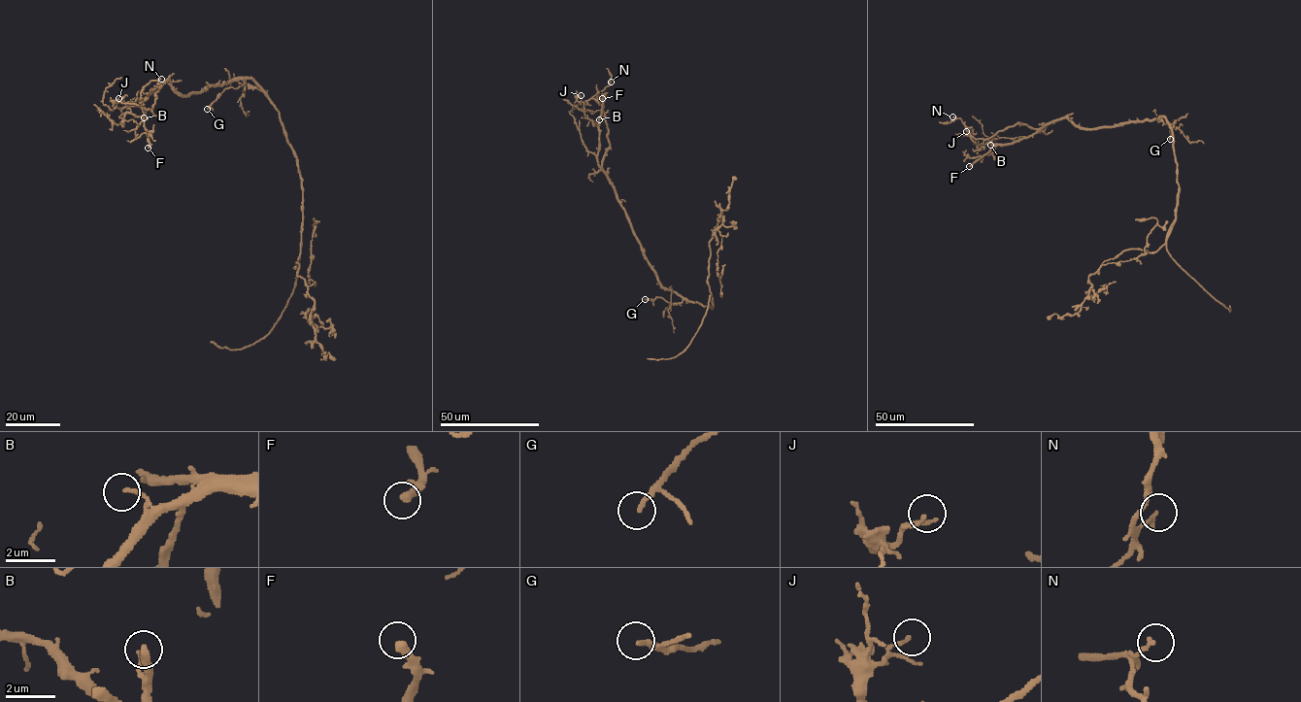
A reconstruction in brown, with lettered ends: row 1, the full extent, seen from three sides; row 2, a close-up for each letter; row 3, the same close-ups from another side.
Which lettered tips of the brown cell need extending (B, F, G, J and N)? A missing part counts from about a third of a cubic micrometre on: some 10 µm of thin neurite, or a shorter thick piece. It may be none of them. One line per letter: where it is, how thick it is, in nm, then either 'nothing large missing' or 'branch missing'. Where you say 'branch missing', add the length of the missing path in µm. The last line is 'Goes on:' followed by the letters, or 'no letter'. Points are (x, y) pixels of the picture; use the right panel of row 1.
B: at (990, 145); 150 nm thick; nothing large missing
F: at (969, 166); 340 nm thick; branch missing; about 30 µm are missing
G: at (1170, 139); 190 nm thick; branch missing; about 10 µm are missing
J: at (966, 131); 140 nm thick; nothing large missing
N: at (952, 116); 160 nm thick; nothing large missing
Goes on: F, G

